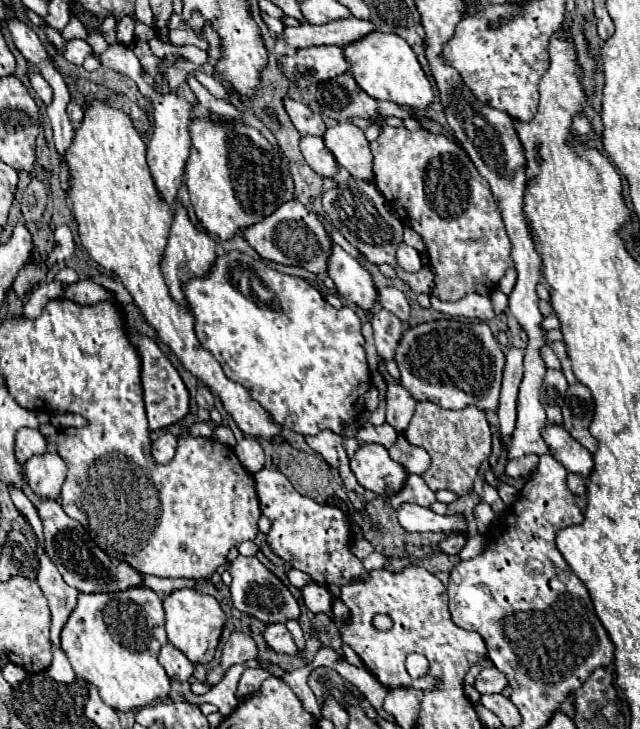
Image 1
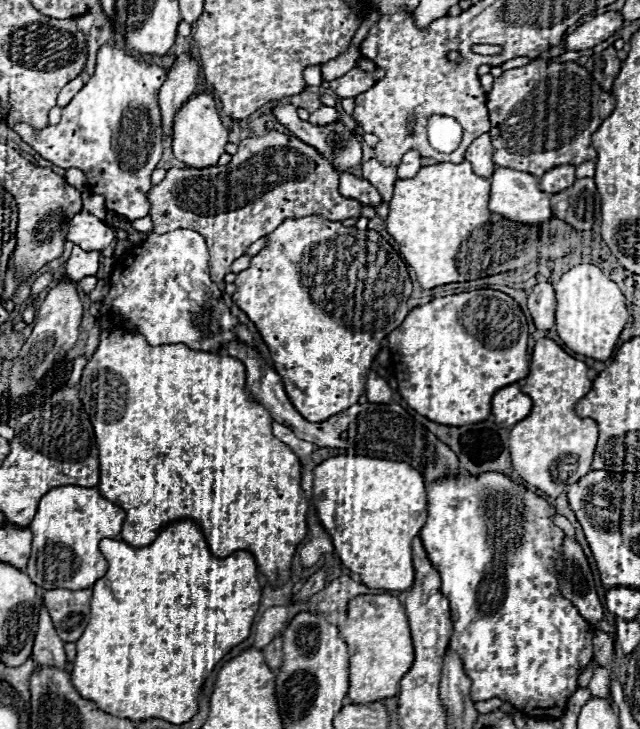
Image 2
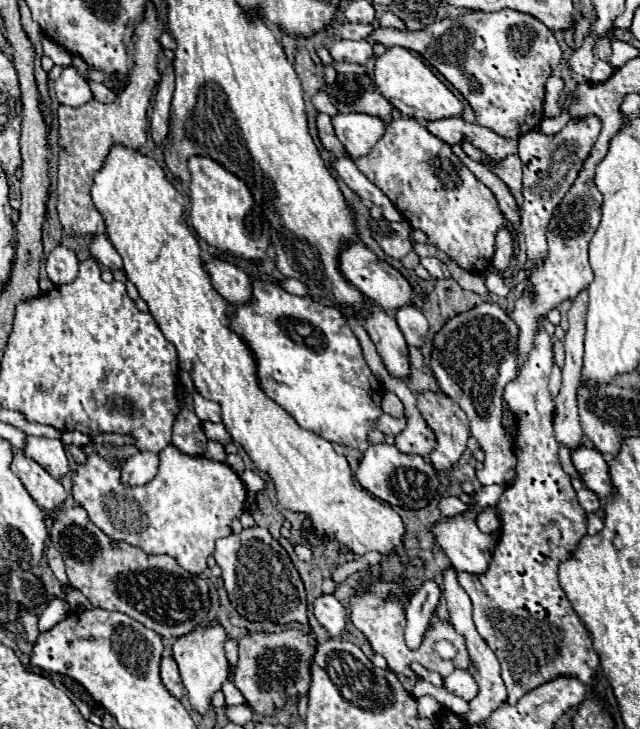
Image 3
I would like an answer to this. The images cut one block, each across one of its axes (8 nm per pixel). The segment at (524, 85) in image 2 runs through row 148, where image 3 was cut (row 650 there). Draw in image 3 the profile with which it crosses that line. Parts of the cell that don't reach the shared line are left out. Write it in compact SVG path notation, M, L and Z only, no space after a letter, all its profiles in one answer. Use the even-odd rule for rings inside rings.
M538 326L532 350L520 370L520 376L504 388L504 400L516 416L516 476L512 486L504 490L496 504L502 520L502 536L484 576L458 572L460 586L468 592L474 606L474 624L502 664L502 680L508 688L508 700L518 700L524 692L530 692L536 684L544 684L544 680L552 680L552 676L560 676L560 672L572 672L572 676L580 676L584 684L592 684L592 678L600 666L588 628L568 604L568 598L558 582L558 566L574 554L578 542L586 534L586 512L580 508L570 476L562 470L558 460L558 442L552 428L554 400L548 392L548 376L552 366L554 350L550 334L544 326Z

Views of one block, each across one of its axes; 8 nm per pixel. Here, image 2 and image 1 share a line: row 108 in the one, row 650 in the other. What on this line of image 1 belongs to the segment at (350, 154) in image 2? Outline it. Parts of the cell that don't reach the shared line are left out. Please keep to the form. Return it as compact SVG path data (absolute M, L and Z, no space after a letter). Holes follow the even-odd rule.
M270 624L264 632L264 640L272 650L276 650L280 654L288 654L288 656L296 654L296 644L284 624Z

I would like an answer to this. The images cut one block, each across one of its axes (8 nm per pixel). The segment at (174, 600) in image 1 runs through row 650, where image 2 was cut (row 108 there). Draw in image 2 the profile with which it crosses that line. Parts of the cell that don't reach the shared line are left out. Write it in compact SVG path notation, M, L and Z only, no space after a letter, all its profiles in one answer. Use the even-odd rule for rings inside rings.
M210 92L194 94L176 114L172 146L174 156L184 162L188 168L210 168L218 164L218 158L224 154L224 146L228 144L228 132L220 122L216 112L216 104Z

